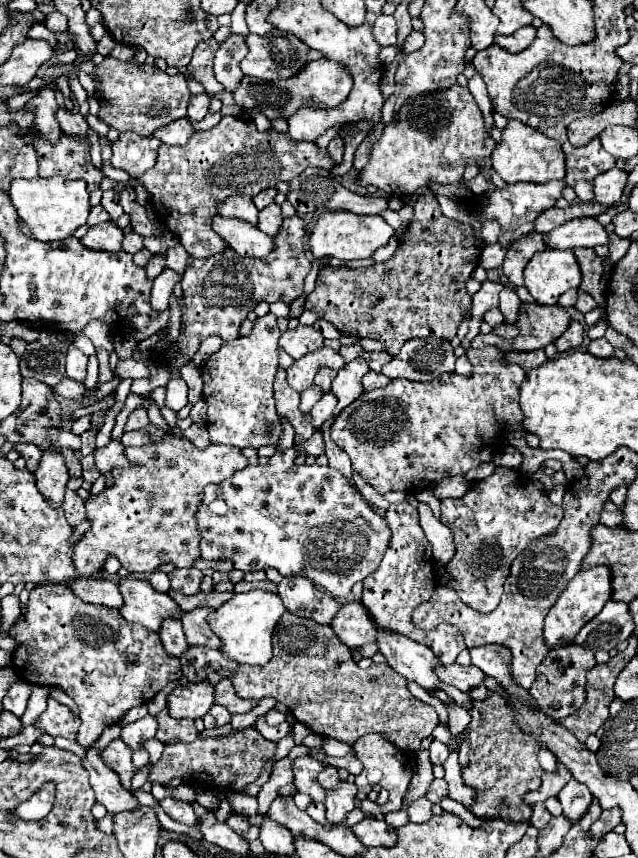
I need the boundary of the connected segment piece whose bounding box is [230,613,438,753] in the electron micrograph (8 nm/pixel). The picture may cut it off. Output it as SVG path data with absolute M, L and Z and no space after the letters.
M284 613L272 643L274 657L266 665L240 665L238 671L230 675L238 697L256 701L274 697L316 735L350 745L366 733L378 731L386 733L403 750L416 753L422 739L436 729L436 711L408 691L402 675L394 673L386 662L360 669L352 659L350 647L338 641L330 625L318 625L312 619Z

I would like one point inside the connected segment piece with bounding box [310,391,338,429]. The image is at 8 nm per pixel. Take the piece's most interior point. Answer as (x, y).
(324, 409)

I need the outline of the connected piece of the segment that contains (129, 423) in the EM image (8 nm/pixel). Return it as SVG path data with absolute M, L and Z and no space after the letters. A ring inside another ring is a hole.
M136 407L124 425L124 431L134 431L134 429L141 429L144 425L148 425L148 413L146 407Z

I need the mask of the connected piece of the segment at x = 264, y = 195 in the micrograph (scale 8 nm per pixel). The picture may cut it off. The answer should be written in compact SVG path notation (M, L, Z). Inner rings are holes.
M266 189L266 191L262 191L262 193L258 193L258 195L254 197L254 205L256 205L258 209L264 209L266 205L270 205L270 203L274 201L276 195L278 195L276 189Z

